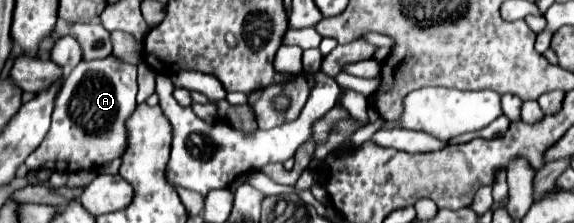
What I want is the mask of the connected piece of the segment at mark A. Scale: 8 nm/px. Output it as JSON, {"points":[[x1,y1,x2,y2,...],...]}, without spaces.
{"points":[[115,56,103,60,83,60,75,66,61,84,55,96,53,120,45,140,25,160,32,171,51,169,65,172,70,166,99,168,105,162,119,158,125,152,127,132,125,122,135,110,137,96,137,66]]}

